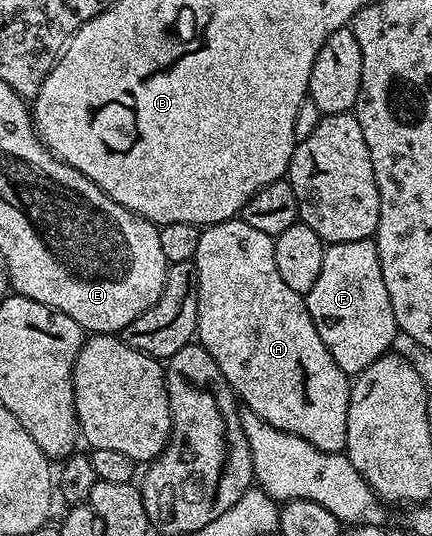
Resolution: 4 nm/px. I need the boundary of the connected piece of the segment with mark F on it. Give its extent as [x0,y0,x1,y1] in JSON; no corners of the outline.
[304,239,399,378]

